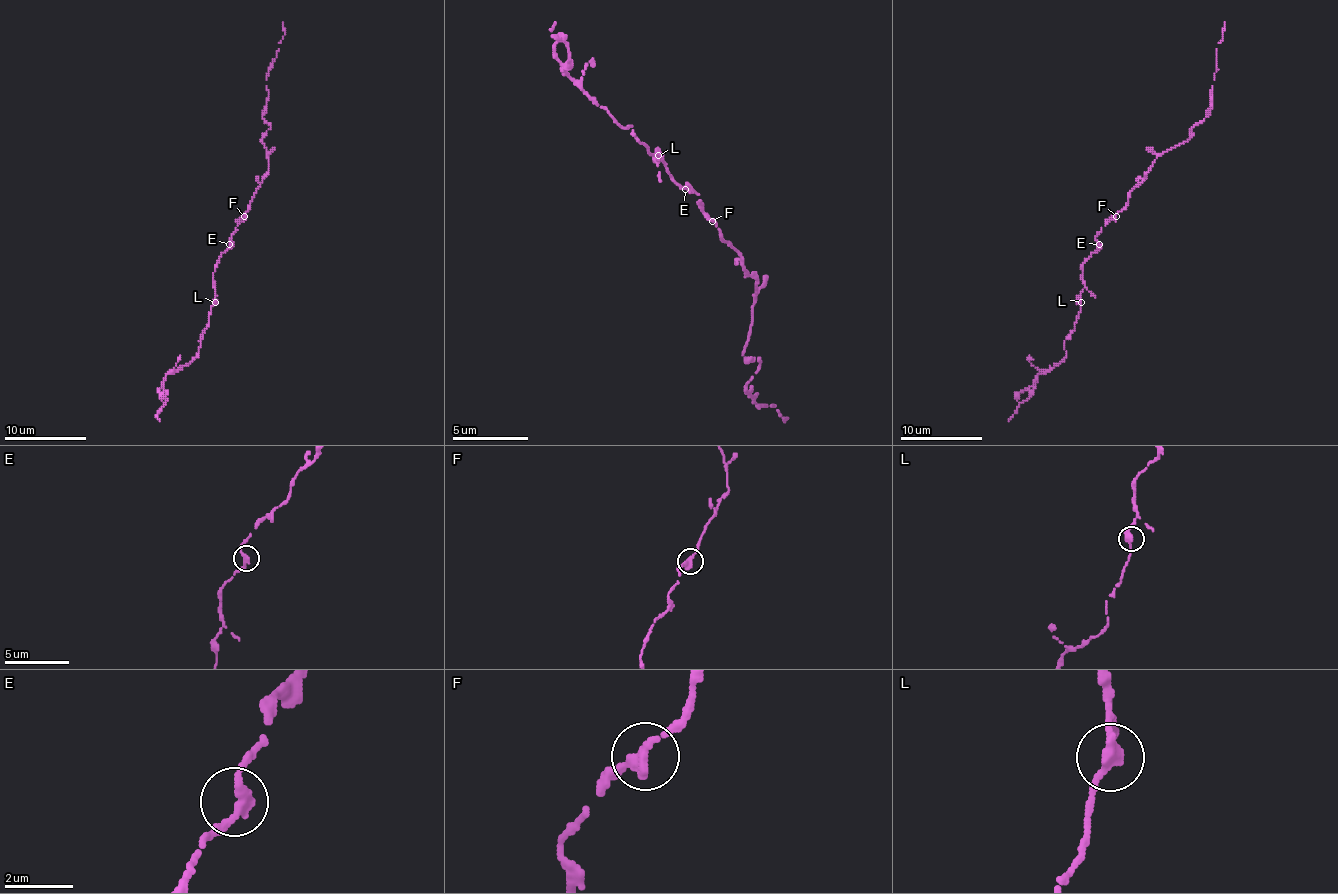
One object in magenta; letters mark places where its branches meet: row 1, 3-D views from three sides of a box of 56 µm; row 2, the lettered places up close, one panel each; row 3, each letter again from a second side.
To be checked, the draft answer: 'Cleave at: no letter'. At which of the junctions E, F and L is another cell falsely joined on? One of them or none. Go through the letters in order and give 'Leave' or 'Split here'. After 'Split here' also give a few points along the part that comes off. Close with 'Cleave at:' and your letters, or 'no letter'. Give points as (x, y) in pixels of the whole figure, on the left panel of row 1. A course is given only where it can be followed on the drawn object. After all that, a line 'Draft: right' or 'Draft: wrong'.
E: Leave
F: Leave
L: Leave
Cleave at: no letter
Draft: right

